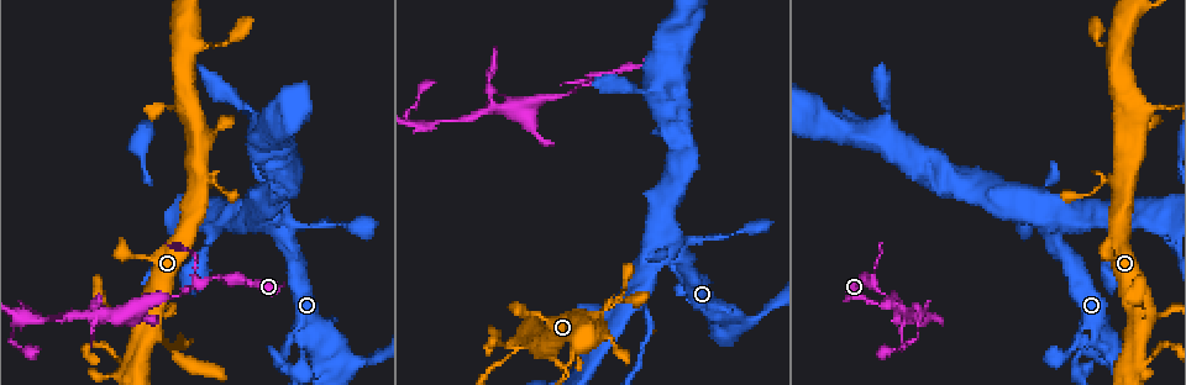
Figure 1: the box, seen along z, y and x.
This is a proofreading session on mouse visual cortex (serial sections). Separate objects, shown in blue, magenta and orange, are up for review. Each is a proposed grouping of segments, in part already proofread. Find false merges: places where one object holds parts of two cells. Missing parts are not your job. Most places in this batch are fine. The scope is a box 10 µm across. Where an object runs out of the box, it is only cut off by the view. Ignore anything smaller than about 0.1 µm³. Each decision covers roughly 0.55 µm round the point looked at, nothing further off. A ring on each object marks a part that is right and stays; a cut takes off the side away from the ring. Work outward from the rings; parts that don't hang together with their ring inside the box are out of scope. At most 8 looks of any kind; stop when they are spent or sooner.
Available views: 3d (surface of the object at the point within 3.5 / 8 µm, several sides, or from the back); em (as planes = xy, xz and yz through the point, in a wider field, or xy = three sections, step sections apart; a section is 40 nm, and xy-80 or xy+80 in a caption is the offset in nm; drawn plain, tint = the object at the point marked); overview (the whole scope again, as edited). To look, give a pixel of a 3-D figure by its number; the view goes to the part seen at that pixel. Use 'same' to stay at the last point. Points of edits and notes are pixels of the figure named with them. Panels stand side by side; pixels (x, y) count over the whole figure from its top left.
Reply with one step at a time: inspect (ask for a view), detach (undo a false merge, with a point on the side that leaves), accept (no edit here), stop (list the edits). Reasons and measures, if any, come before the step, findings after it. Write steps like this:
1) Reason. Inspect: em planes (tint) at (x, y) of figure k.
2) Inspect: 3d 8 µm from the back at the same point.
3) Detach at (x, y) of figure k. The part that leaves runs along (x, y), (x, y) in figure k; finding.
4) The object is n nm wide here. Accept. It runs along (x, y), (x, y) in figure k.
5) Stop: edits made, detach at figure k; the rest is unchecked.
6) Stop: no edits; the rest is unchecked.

Thin arm on a thick one. Inspect: 3d 8 µm at (1133, 330) of figure 1.

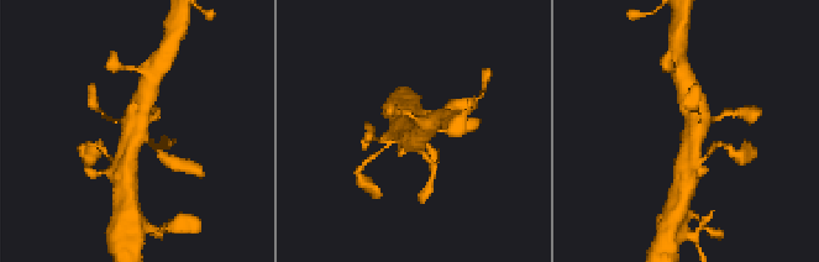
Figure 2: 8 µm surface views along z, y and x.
Inspect: em xy step 2 (tint) at the same point.

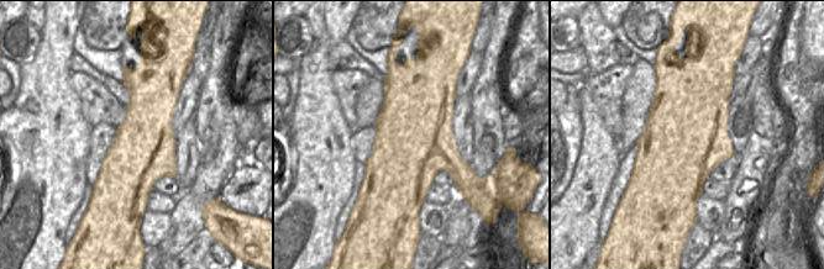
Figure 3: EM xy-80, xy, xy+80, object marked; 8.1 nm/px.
Accept. It runs along (145, 94), (126, 155), (129, 162) in figure 2; all the same cell.

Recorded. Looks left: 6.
Inspect: 3d 3.5 µm at (333, 350) of figure 1.

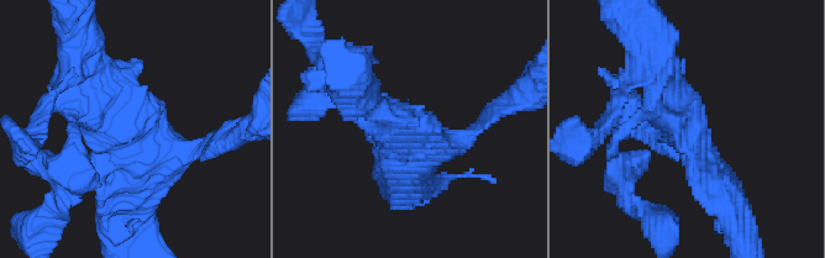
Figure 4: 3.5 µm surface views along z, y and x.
Accept. It runs along (84, 67), (159, 151), (205, 147) in figure 4; continuous, no second cell.

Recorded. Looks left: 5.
Abrupt turn. Inspect: 3d 3.5 µm from the back at (1047, 212) of figure 1.

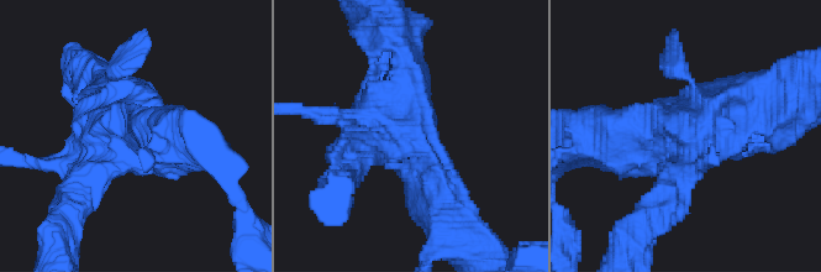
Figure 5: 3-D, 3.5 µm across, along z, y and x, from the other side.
Now the EM. Inspect: em planes (plain) at (687, 136) of figure 5.

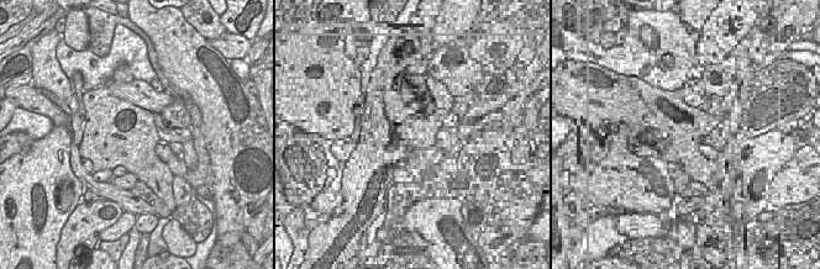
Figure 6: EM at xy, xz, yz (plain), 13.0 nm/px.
Where the object lies. Inspect: em planes (tint) at the same point.

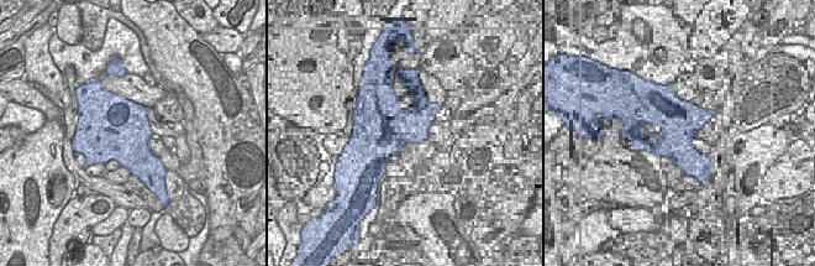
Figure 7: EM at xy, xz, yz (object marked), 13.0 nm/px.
Accept. It runs along (661, 199), (708, 115), (756, 104) in figure 5; one cell here.

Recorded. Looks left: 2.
Stop: no edits; the rest is unchecked.

